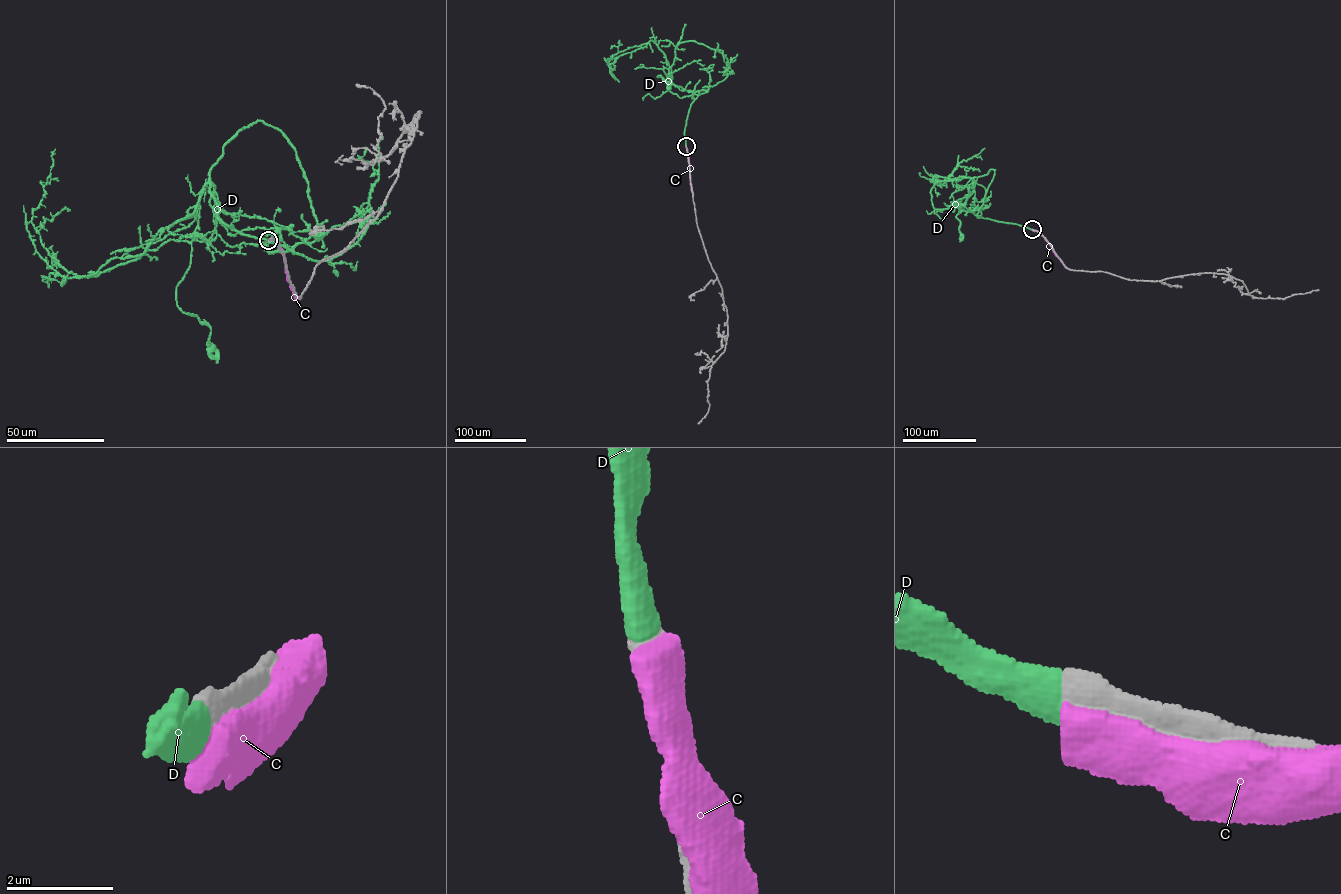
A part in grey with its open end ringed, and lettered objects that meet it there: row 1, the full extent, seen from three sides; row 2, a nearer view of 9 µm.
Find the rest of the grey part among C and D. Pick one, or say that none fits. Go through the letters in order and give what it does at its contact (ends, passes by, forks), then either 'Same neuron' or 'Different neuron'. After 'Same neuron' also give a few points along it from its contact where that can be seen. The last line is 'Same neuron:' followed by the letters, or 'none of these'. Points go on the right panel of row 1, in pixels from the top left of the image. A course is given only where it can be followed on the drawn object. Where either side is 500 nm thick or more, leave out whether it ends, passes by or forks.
C: Different neuron
D: Same neuron. Its course: (1031, 229), (977, 214), (995, 169), (971, 178), (936, 175), (933, 180), (942, 185), (959, 163), (984, 148)
Same neuron: D

